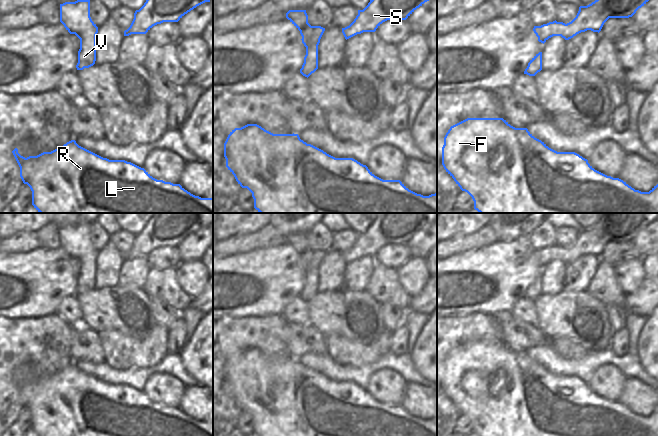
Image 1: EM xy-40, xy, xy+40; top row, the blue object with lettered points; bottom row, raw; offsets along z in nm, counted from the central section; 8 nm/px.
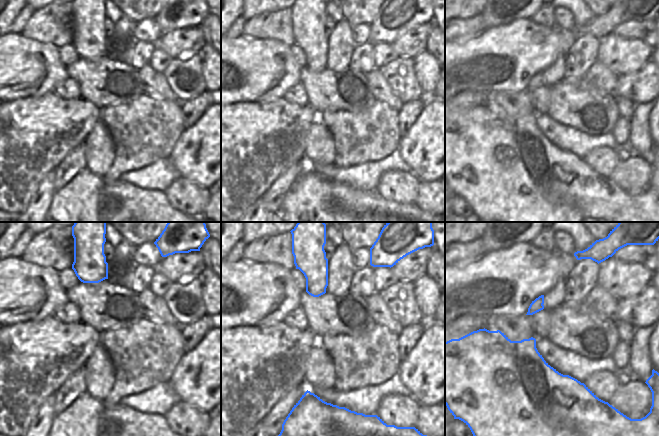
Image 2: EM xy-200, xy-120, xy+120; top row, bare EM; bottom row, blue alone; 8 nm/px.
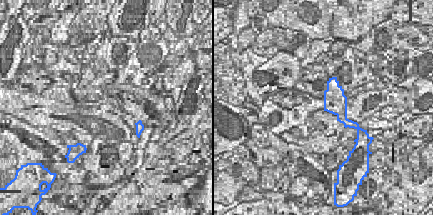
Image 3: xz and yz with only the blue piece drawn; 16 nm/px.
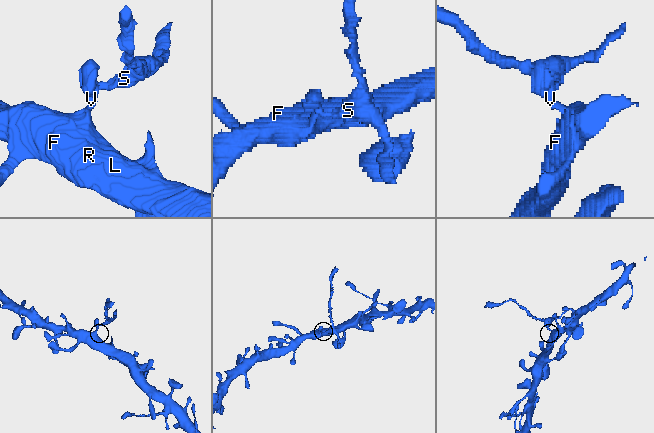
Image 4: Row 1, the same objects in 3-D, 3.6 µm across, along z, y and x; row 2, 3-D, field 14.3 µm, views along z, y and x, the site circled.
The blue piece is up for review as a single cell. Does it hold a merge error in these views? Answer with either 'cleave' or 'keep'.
cleave

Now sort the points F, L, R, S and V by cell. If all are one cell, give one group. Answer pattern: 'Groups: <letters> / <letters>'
Groups: F L R / S V

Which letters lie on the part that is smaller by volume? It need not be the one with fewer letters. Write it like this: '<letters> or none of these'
S, V

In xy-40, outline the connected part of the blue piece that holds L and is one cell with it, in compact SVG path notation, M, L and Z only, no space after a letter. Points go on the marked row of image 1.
M71 140L51 152L43 152L37 156L29 156L25 158L18 153L17 148L15 148L12 153L20 167L20 177L23 183L27 184L32 191L32 205L39 213L213 213L213 198L201 198L191 194L180 184L157 180L153 178L144 168L141 168L131 162L103 158L79 146L75 140Z

